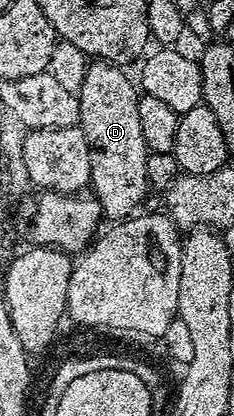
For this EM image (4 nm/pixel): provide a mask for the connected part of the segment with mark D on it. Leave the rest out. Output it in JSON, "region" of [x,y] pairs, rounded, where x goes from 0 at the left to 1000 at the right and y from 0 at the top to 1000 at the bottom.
{"region":[[[393,147],[329,228],[338,240],[333,305],[380,346],[380,404],[397,474],[419,481],[436,522],[521,529],[564,522],[637,464],[624,423],[632,375],[620,327],[603,327],[594,276],[598,219],[521,178],[504,156]]]}

